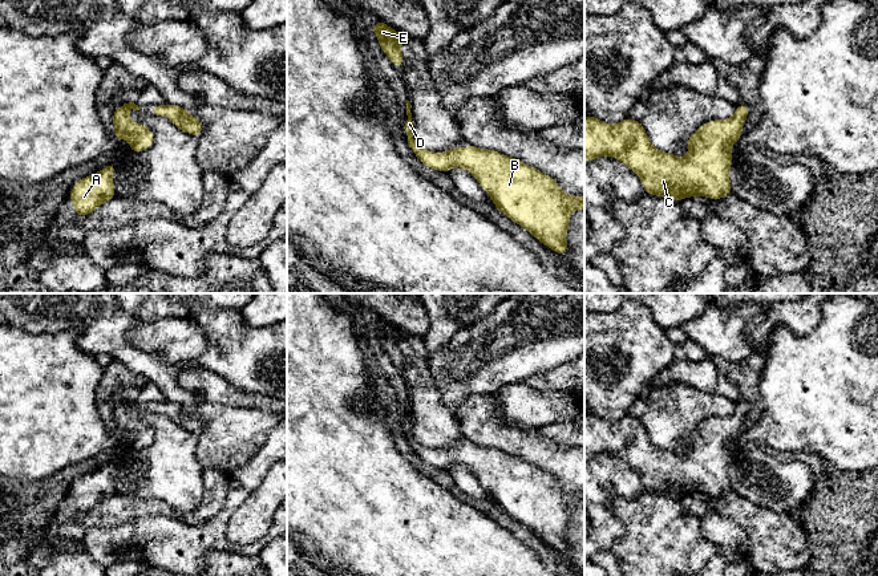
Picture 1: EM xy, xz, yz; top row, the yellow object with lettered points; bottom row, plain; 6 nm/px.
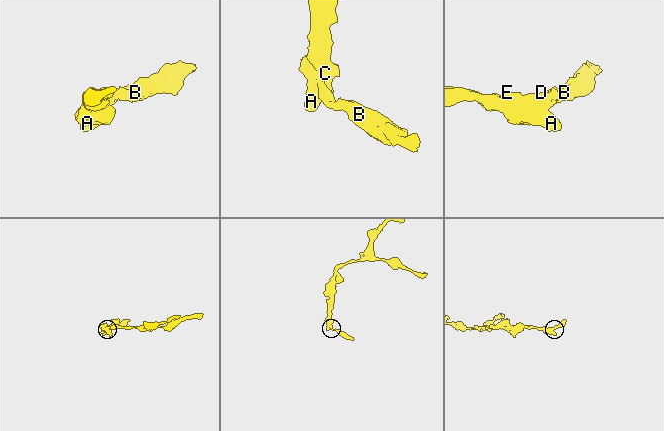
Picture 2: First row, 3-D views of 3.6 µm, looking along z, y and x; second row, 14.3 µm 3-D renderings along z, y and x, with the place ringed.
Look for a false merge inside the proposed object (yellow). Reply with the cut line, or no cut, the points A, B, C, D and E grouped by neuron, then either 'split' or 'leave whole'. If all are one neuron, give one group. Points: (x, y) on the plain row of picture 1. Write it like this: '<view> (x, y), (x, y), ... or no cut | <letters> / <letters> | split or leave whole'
no cut | A B C D E | leave whole

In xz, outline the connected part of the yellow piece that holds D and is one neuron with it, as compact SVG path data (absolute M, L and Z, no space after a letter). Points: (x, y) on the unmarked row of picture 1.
M408 397L406 413L408 442L425 463L446 470L452 465L466 466L501 510L557 551L569 549L570 512L574 507L584 507L583 494L566 492L551 474L495 447L478 446L472 441L468 441L466 449L461 442L444 450L422 446L413 435Z

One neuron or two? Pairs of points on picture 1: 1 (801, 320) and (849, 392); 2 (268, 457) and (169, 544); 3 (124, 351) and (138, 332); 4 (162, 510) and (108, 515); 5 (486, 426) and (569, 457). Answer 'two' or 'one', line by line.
1: two
2: one
3: two
4: one
5: one

